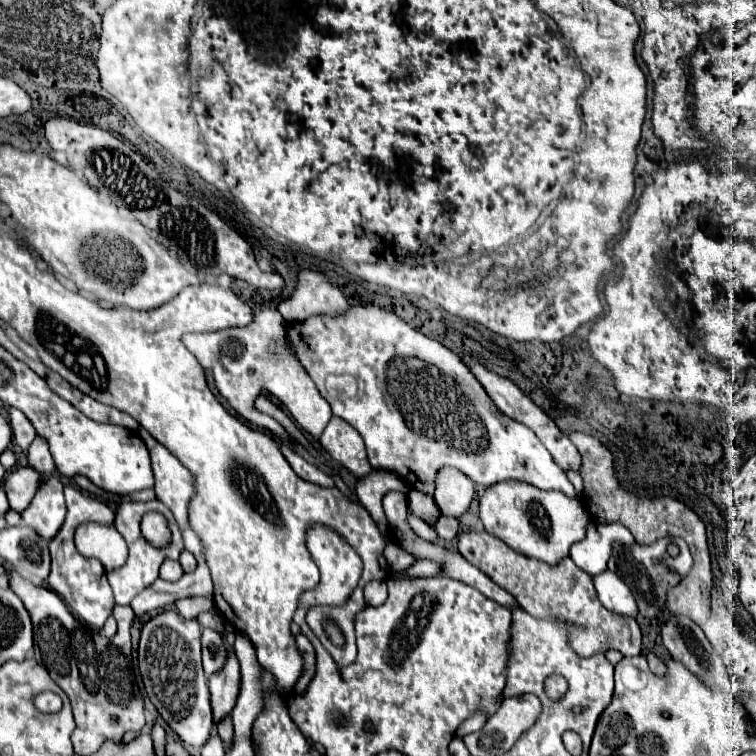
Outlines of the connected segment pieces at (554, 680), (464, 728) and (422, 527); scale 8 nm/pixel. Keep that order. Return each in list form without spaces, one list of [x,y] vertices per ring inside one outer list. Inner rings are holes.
[[[552,675],[545,681],[546,694],[551,699],[560,699],[564,696],[568,689],[568,684],[560,675]]]
[[[474,714],[472,718],[466,719],[458,728],[458,736],[465,736],[472,732],[480,730],[482,726],[484,726],[484,722],[486,722],[488,718],[486,716],[482,716],[482,714]]]
[[[409,514],[408,523],[414,533],[417,534],[420,538],[429,542],[435,542],[437,540],[438,535],[436,531],[416,516]]]

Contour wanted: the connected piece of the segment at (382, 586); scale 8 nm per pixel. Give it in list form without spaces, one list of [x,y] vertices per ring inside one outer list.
[[[370,580],[364,588],[364,598],[366,598],[366,604],[370,606],[380,606],[388,596],[388,588],[386,588],[386,582],[384,580]]]

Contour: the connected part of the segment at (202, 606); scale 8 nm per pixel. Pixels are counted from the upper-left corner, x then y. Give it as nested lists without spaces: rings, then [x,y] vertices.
[[[196,596],[194,598],[182,598],[176,602],[176,608],[184,618],[196,620],[196,616],[214,608],[214,600],[212,598],[196,598]]]

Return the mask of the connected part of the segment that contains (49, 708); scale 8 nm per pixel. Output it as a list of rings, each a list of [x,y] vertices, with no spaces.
[[[43,692],[35,696],[34,705],[41,712],[56,713],[62,708],[62,700],[53,692]]]

